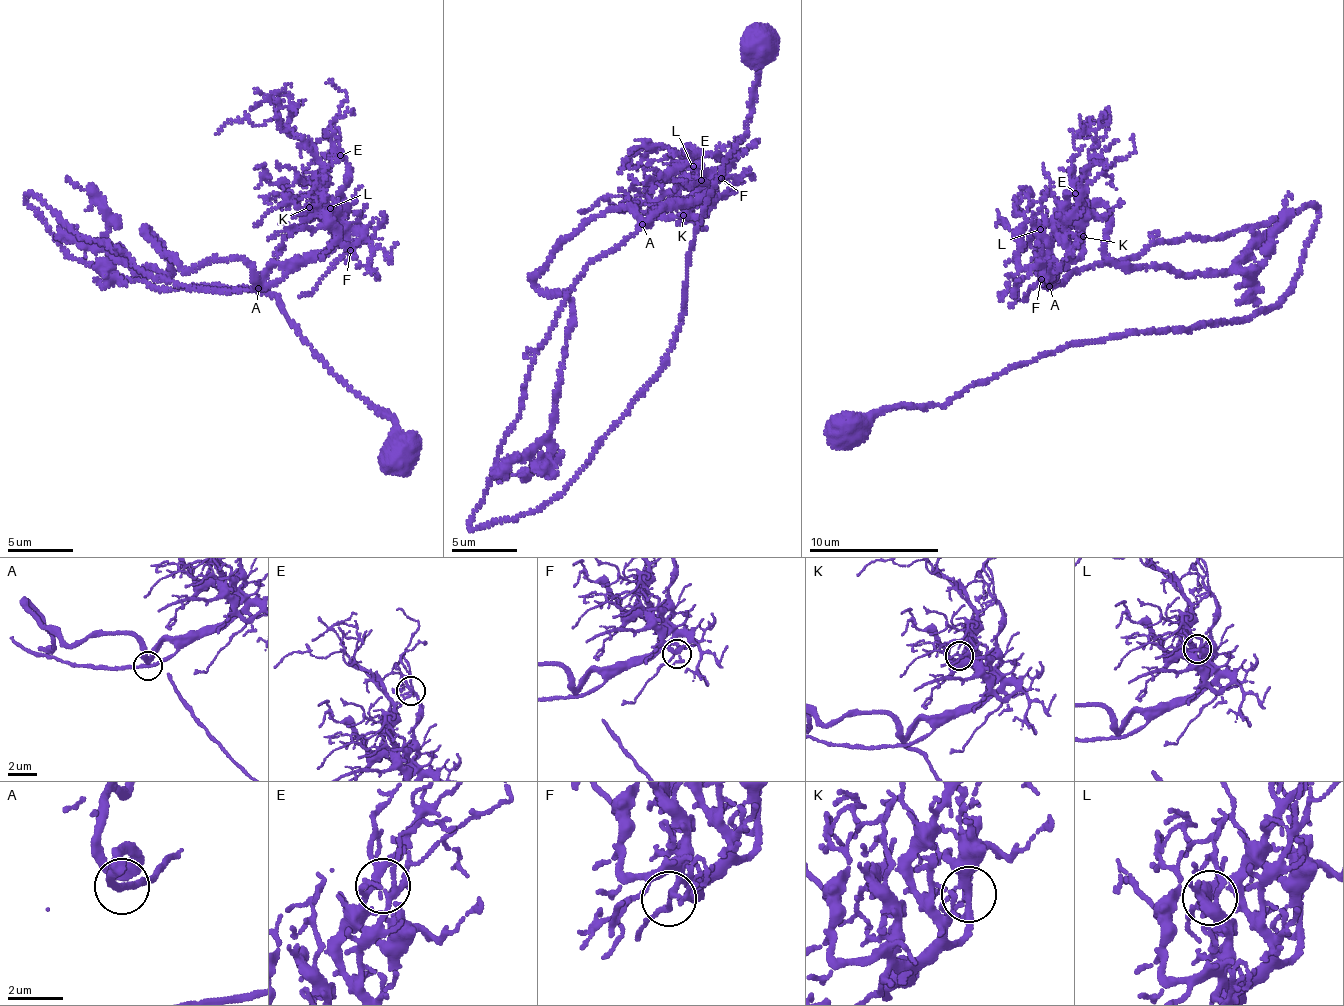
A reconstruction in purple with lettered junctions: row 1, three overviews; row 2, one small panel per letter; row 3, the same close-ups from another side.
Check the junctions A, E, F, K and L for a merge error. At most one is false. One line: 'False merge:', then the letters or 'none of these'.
False merge: none of these

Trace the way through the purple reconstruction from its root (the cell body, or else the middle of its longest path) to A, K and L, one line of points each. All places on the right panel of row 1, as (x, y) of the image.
A: (848, 432), (886, 410), (948, 404), (1063, 346), (1254, 316), (1289, 291), (1317, 209), (1145, 246), (1050, 287)
K: (848, 432), (1063, 346), (1254, 316), (1289, 291), (1317, 209), (1044, 284), (1083, 236)
L: (848, 432), (1063, 346), (1254, 316), (1289, 291), (1317, 217), (1145, 246), (1055, 287), (1040, 229)

